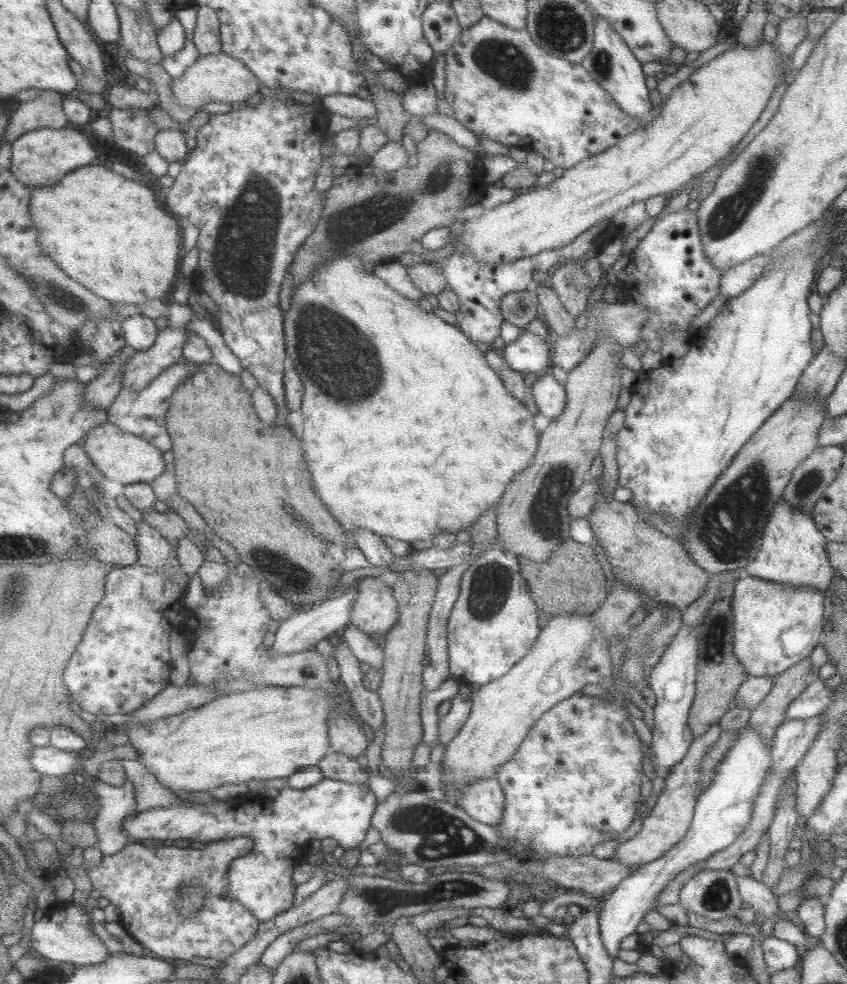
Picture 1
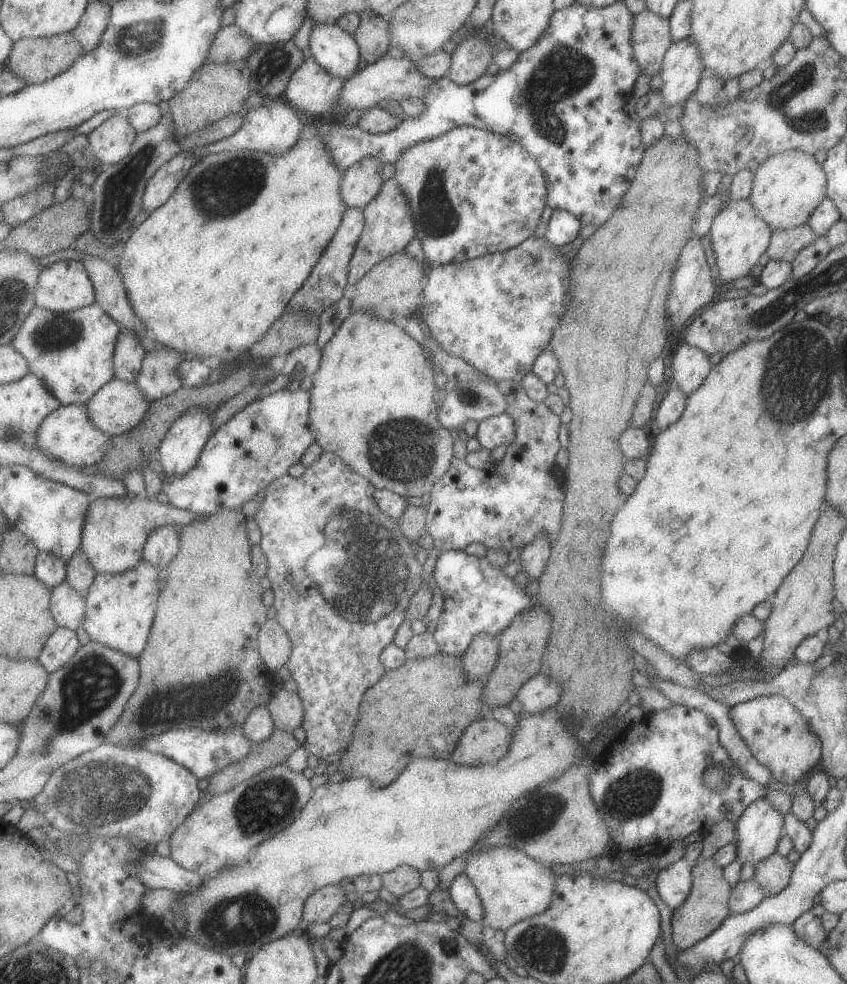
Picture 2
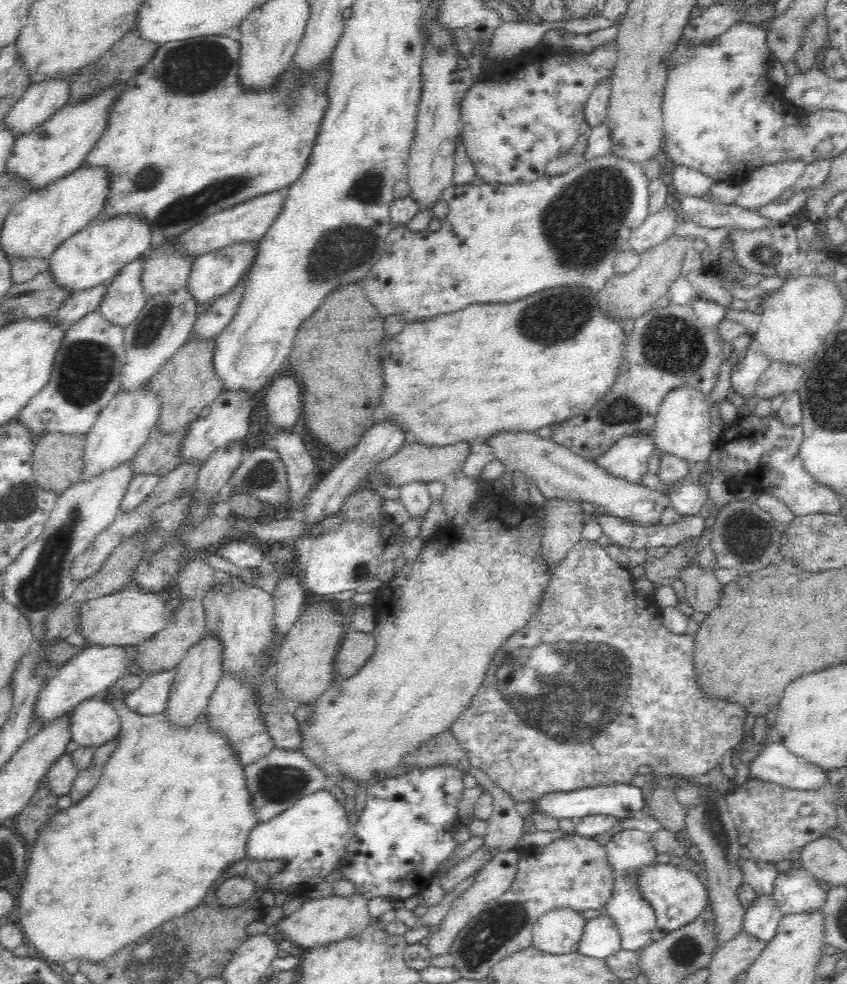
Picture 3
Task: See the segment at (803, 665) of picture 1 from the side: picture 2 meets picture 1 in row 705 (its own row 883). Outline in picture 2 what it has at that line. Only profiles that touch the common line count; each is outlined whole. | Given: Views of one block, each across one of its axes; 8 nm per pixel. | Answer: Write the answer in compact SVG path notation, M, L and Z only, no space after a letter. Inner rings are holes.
M776 852L755 863L752 879L759 884L760 893L771 897L781 892L789 882L792 865L787 857Z

